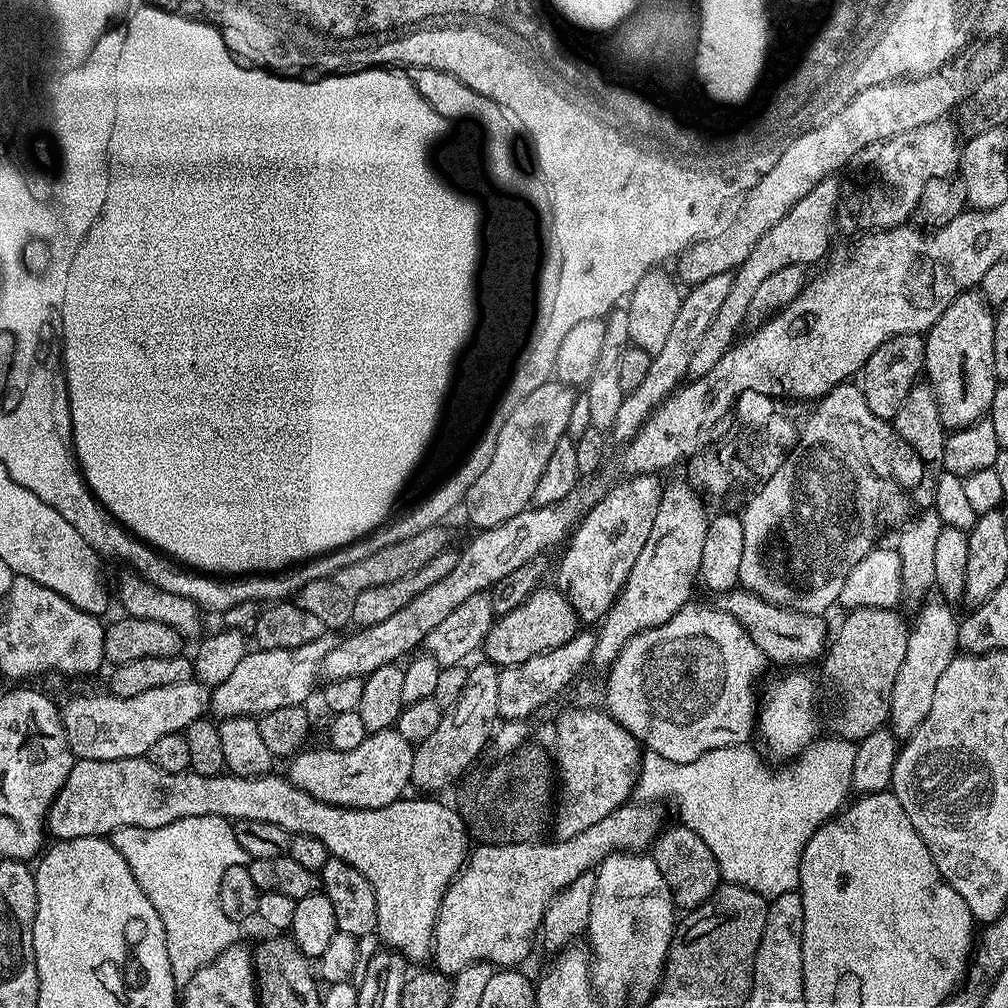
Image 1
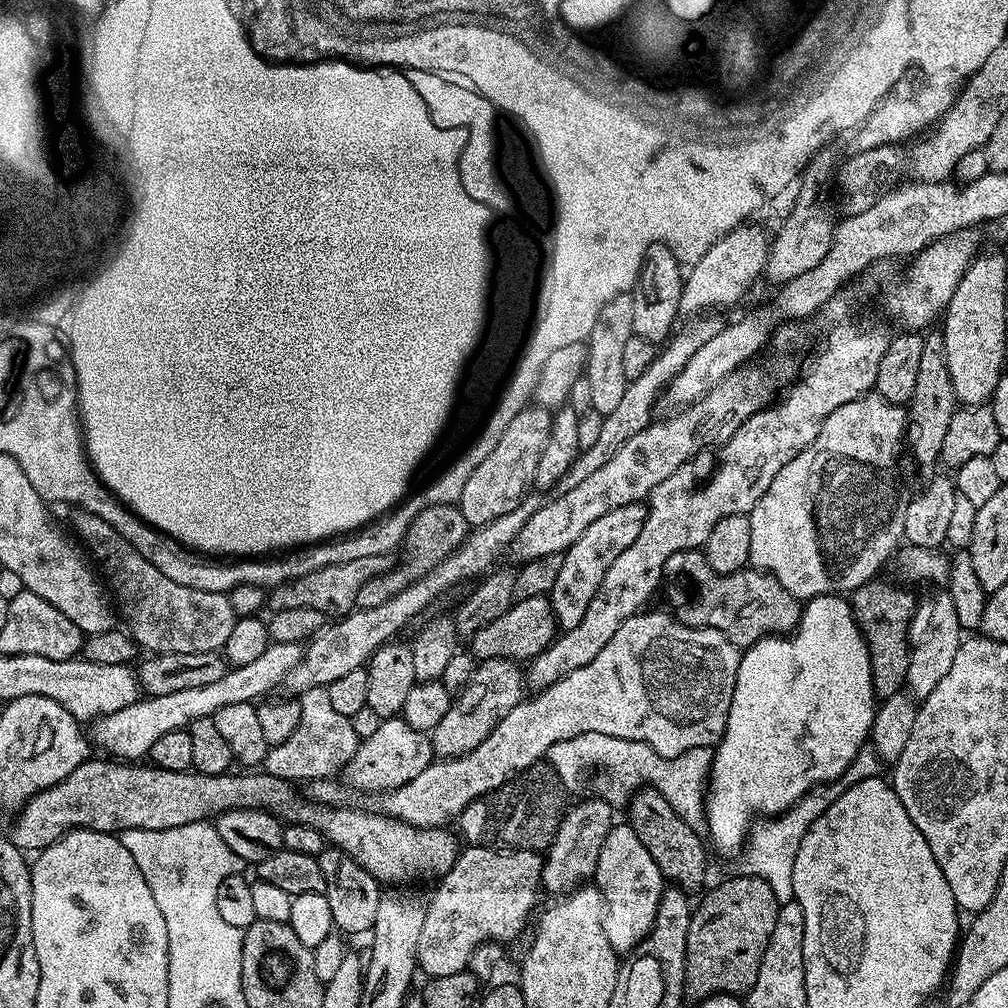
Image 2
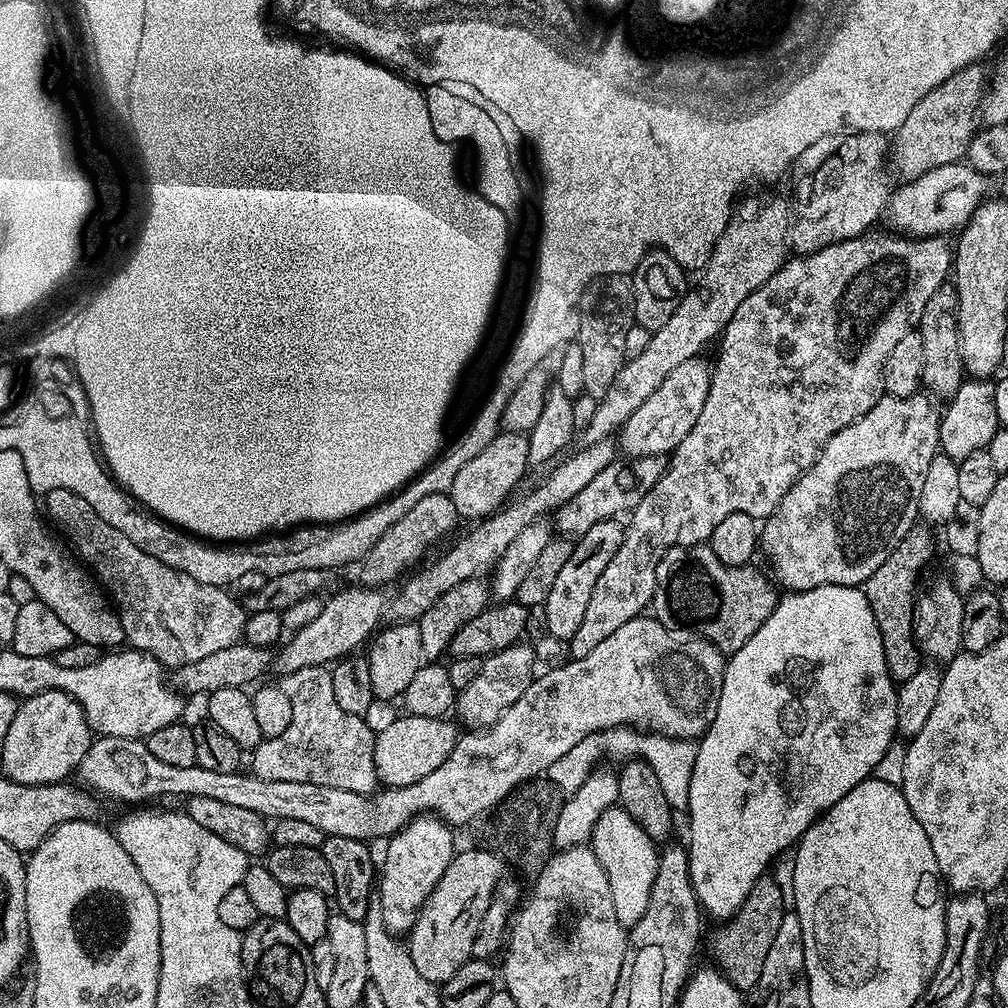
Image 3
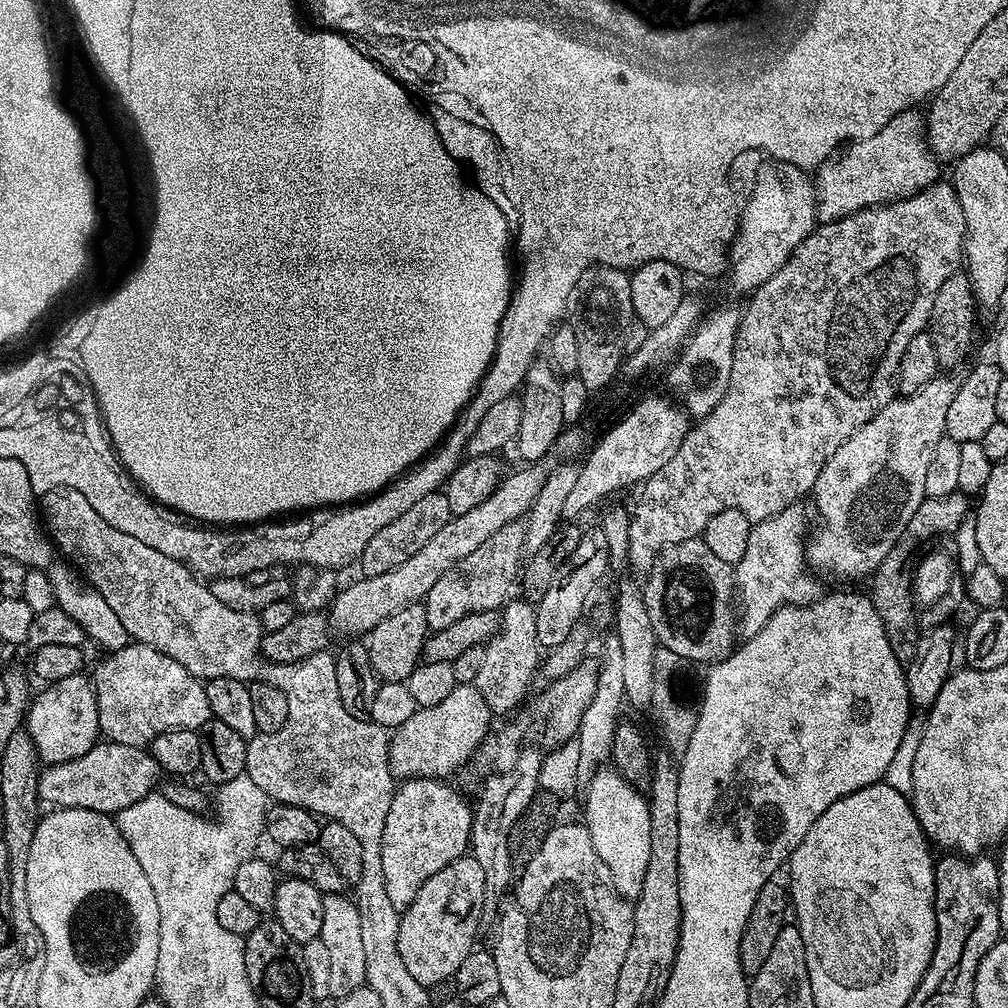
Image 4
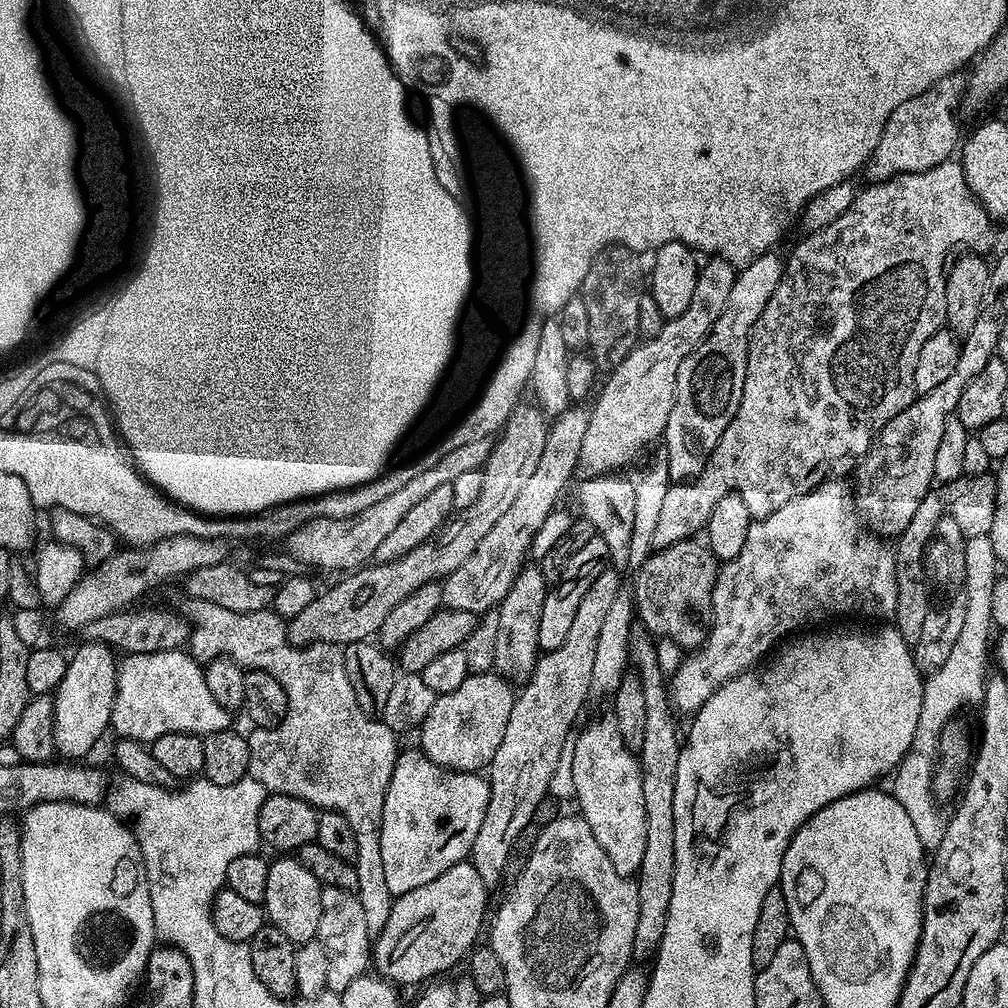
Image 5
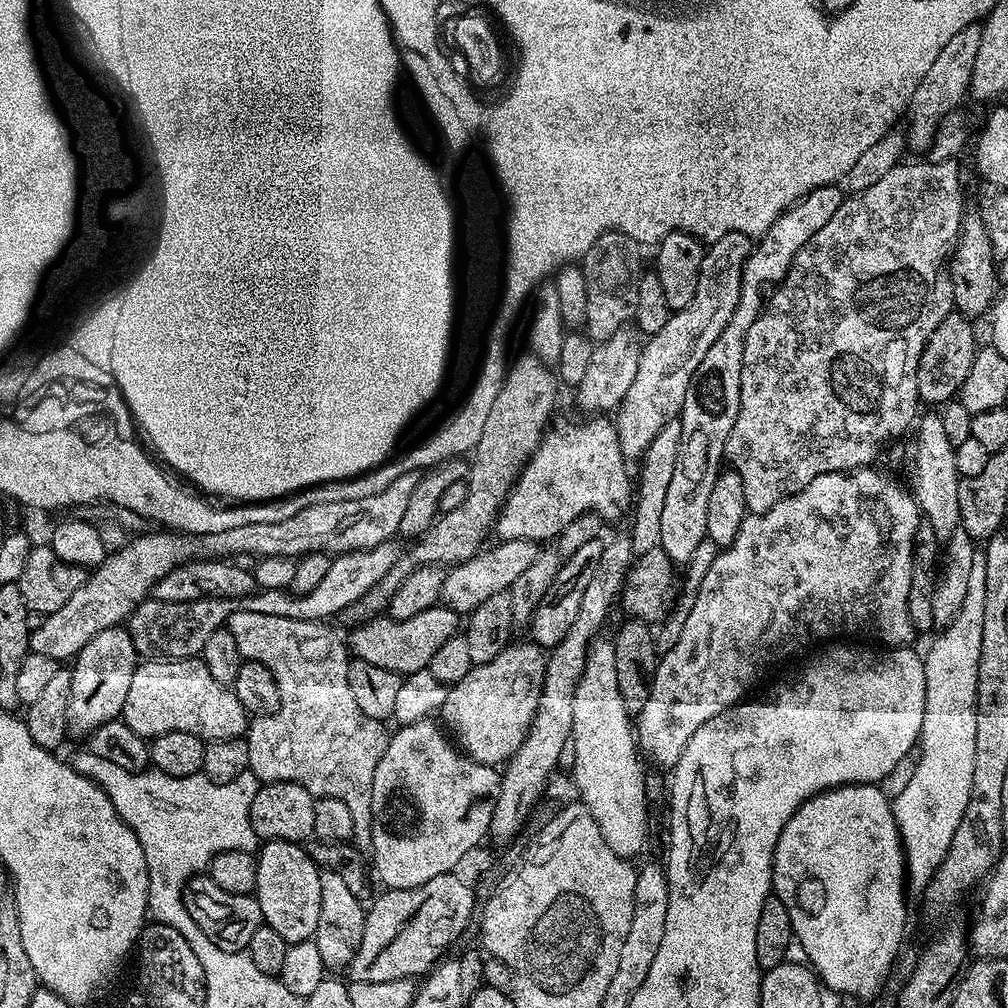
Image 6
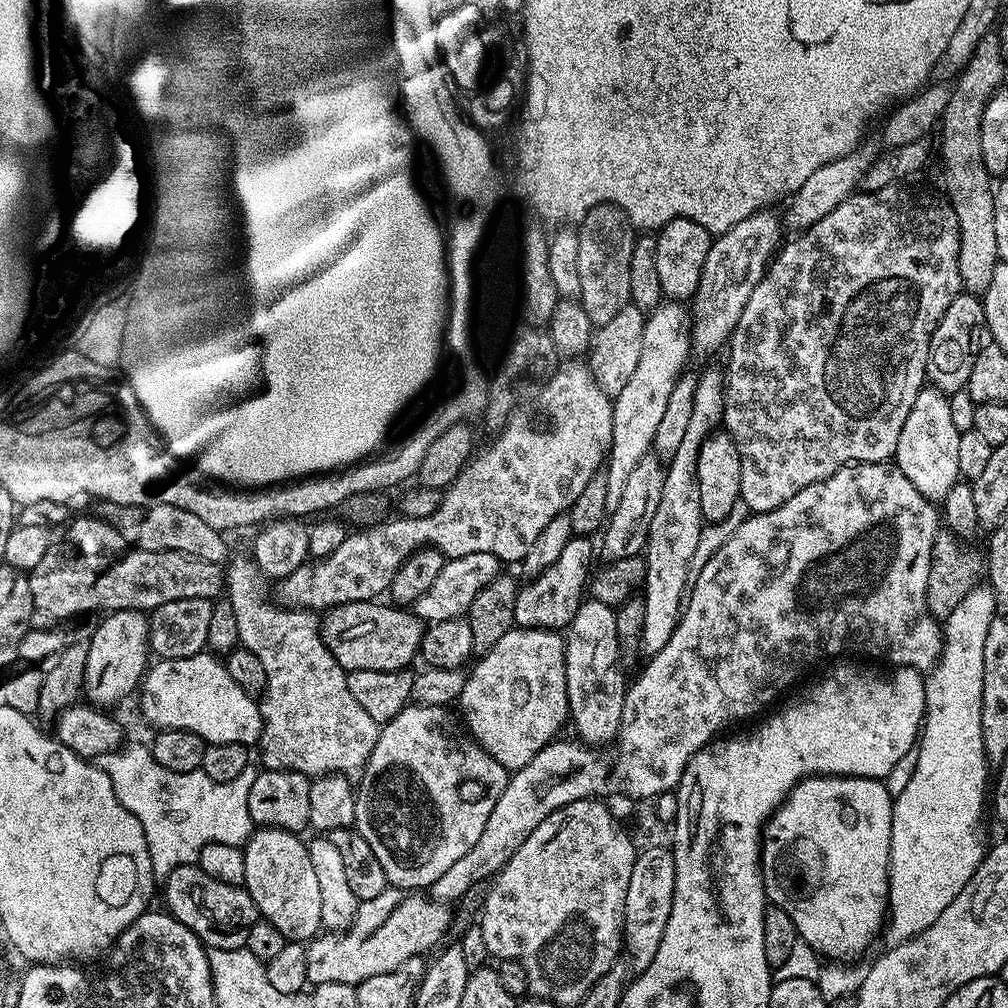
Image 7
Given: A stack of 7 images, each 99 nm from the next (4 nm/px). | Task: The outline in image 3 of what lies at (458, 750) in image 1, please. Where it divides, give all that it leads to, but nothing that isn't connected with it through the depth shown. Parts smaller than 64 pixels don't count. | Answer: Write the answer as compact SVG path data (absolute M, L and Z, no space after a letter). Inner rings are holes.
M523 644L487 657L484 660L484 669L480 671L478 678L474 678L470 686L459 689L454 716L461 725L465 724L463 726L465 729L489 728L502 718L506 710L510 710L510 706L514 706L514 702L518 702L518 698L522 698L522 694L526 694L526 686L530 686L536 679L538 667L536 668L535 650L530 645Z

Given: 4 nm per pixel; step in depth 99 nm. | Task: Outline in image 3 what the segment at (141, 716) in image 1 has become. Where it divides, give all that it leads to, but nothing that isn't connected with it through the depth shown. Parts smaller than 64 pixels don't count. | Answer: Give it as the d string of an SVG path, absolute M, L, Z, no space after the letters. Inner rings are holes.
M344 588L333 591L324 600L322 612L314 622L307 623L302 629L291 633L290 639L274 656L274 672L283 678L302 670L306 666L328 666L333 662L353 653L359 644L369 641L369 638L381 625L380 619L386 616L386 596L379 588Z

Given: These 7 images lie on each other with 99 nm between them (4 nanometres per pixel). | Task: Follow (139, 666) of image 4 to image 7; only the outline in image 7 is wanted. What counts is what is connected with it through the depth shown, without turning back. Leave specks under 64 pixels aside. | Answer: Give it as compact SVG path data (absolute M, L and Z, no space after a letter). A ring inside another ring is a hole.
M207 651L194 654L190 658L178 658L177 660L157 659L144 673L144 679L138 689L140 696L140 712L148 724L153 724L153 729L163 730L190 730L202 738L205 745L210 744L243 744L252 746L259 741L264 729L264 719L260 713L260 704L257 697L252 696L234 678L230 678L227 667L216 660L215 655Z

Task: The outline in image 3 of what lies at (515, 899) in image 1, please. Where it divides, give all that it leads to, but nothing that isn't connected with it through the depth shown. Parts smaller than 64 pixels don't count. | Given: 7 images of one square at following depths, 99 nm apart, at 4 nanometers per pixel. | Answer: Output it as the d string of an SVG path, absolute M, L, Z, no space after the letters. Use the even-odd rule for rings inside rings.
M484 848L457 851L450 866L446 866L446 874L438 878L438 886L434 886L430 898L426 898L411 932L407 933L406 943L414 970L418 970L422 978L430 978L432 984L443 985L445 980L454 978L455 972L467 960L473 959L471 946L478 934L479 924L496 888L506 876L505 861L495 851L492 852Z

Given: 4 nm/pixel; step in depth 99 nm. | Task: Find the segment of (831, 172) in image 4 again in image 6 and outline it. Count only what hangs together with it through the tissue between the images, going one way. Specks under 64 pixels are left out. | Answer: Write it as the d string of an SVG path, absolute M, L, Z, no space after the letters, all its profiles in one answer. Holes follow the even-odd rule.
M979 23L970 24L965 29L959 30L950 42L942 48L938 58L931 63L930 70L922 77L914 90L912 100L908 102L906 120L907 147L927 150L936 138L936 127L940 120L950 114L954 108L961 107L970 92L970 78L974 70L974 58L978 55L978 46L982 42L982 27Z

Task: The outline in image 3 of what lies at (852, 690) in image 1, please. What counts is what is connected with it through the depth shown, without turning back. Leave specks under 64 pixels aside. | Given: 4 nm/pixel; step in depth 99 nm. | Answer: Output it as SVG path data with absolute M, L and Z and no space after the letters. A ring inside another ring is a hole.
M914 526L890 550L890 558L870 574L862 587L866 598L870 602L870 610L874 610L874 622L878 622L878 634L882 634L882 650L886 652L886 666L890 670L893 680L902 682L911 678L922 663L922 653L916 643L916 631L912 619L916 613L916 579L920 571L932 560L936 552L936 544L932 541L933 529L928 526Z

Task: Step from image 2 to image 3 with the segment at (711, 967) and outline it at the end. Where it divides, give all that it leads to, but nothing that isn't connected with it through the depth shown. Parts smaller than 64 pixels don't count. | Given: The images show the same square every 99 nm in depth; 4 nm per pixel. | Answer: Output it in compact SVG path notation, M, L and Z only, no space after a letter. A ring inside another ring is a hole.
M765 874L758 878L758 882L754 882L738 911L729 920L723 921L717 927L720 929L713 934L711 963L741 994L751 993L758 978L762 978L762 962L766 962L766 953L774 943L785 911L782 890L778 890L775 875Z

